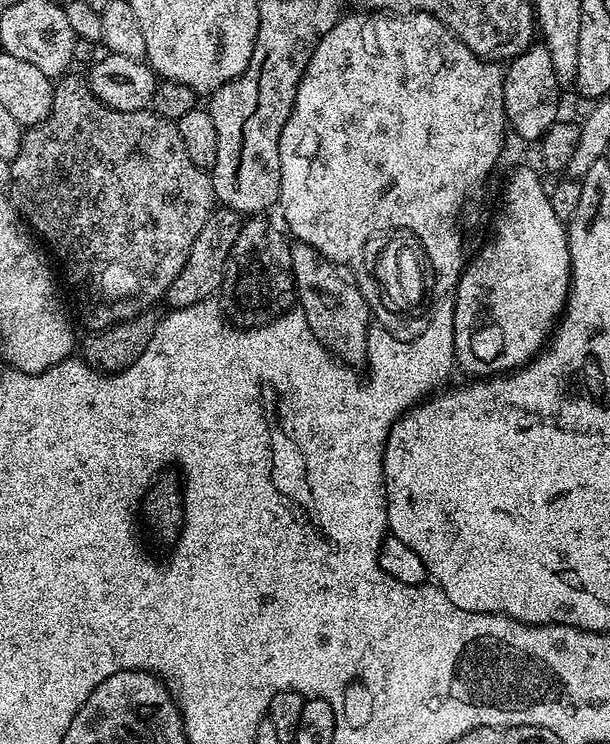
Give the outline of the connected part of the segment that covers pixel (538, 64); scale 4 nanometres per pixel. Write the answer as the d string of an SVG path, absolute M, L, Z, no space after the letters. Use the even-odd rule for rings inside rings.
M543 46L527 48L525 52L510 61L503 69L503 73L504 114L507 127L511 131L513 128L524 140L539 141L561 115L562 86L554 74L554 62L550 62L550 50Z

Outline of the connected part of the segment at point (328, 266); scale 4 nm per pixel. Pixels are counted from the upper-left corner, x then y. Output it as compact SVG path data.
M296 242L291 250L294 296L300 299L299 311L303 312L310 330L314 330L314 338L345 365L363 365L368 355L370 313L362 290L341 265L326 259L318 249Z

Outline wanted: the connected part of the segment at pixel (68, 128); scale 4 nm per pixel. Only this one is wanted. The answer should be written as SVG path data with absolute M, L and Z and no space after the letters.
M65 74L55 81L54 102L50 106L50 114L41 124L35 124L33 128L25 131L22 146L10 162L12 166L10 196L19 215L26 221L27 227L47 245L50 252L52 247L51 255L54 260L56 255L55 263L57 265L60 263L64 267L69 282L78 291L84 292L84 304L88 307L89 318L96 323L95 327L109 328L111 324L133 320L140 313L149 311L155 300L163 301L167 297L170 282L174 282L174 278L182 274L182 266L186 266L186 258L190 258L190 246L194 246L194 238L198 238L202 226L206 226L206 222L213 214L212 178L205 169L194 166L194 162L190 162L190 154L186 154L186 146L182 146L182 138L173 121L162 118L151 110L142 112L114 110L93 94L92 87L88 85L83 75L72 75Z

